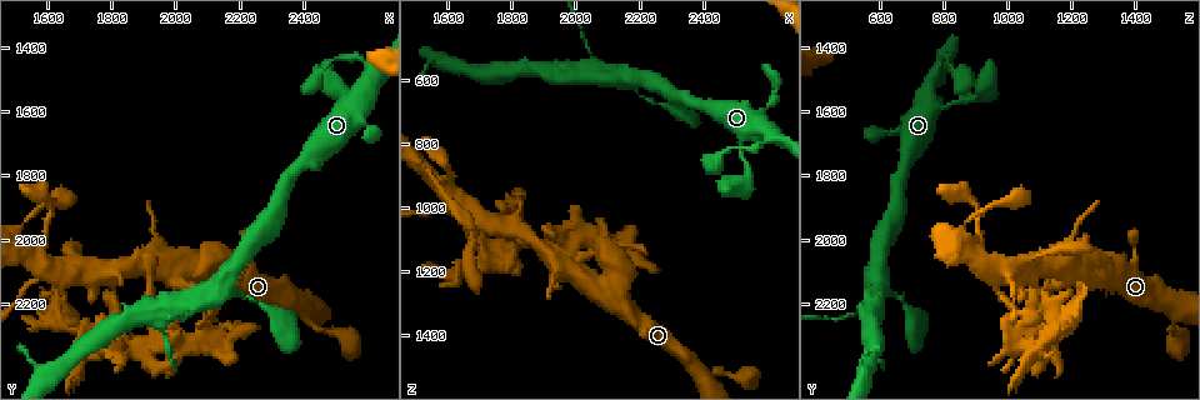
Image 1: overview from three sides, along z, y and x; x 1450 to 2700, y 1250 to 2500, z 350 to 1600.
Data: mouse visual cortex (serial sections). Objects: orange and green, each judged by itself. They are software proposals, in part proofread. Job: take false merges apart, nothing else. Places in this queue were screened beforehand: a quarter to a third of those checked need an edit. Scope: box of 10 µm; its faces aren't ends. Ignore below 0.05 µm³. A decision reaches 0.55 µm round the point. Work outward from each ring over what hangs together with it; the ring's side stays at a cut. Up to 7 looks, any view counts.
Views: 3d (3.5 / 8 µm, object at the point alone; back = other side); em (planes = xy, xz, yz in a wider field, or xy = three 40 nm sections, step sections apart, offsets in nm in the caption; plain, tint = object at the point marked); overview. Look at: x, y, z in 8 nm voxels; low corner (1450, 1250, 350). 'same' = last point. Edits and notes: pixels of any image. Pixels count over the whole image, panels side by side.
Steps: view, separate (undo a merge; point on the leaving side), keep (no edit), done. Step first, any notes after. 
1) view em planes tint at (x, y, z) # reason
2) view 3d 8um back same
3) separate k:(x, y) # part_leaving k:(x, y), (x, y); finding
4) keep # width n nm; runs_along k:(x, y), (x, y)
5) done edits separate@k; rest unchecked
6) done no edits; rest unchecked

view 3d 3.5um at (2430, 2260, 1520)

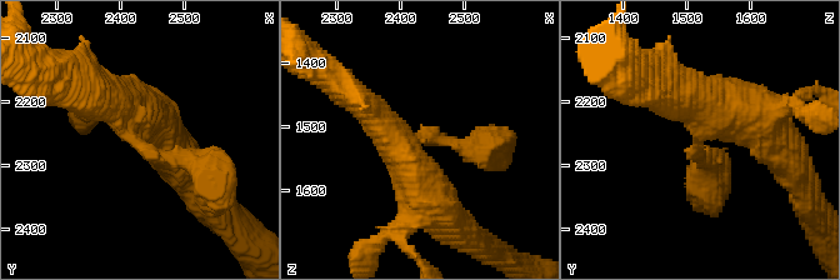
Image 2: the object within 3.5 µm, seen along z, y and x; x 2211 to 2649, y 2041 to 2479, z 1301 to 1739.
view em planes tint at (2430, 2270, 1520) # arms 3; arm_widths 250, 500, 600 nm

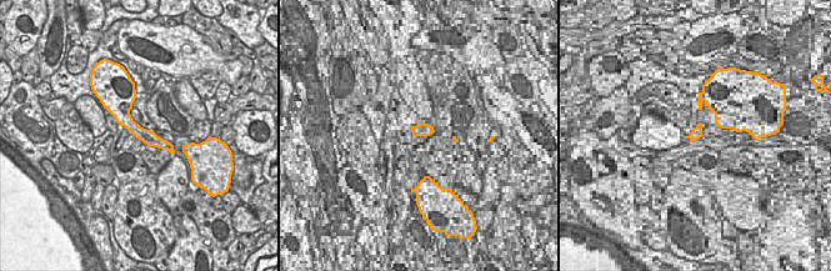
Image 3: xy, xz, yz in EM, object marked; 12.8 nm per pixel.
view em xy step 1 tint same

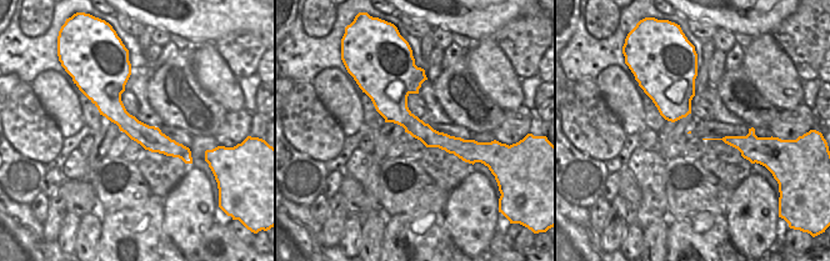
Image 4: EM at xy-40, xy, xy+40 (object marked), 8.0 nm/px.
keep # runs_along 2:(98, 94), (136, 144), (209, 179); one cell here

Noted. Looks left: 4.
view 3d 3.5um at (1570, 2060, 920) # arms part here

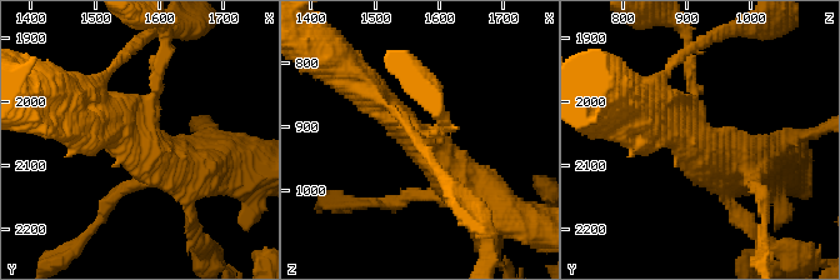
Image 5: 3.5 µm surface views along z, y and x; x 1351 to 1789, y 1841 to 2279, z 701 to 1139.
keep # runs_along 5:(475, 193), (375, 96); all the same cell

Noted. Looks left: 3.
view 3d 3.5um at (2550, 1560, 880) # sharp bend

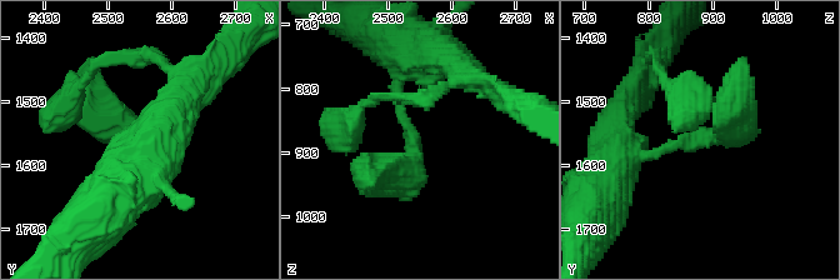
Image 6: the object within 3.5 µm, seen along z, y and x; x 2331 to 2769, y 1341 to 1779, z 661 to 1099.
view em xy step 1 tint at (2540, 1560, 885) # arm_widths 150, 450 nm; shape alone is not enough

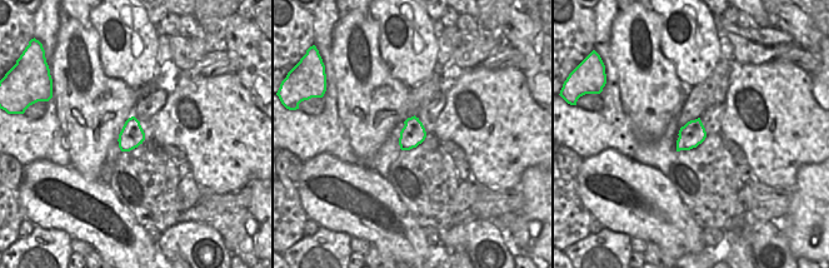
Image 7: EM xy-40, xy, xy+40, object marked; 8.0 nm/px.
keep # runs_along 6:(630, 154), (720, 135), (736, 89); all the same cell

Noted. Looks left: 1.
done no edits; rest unchecked

